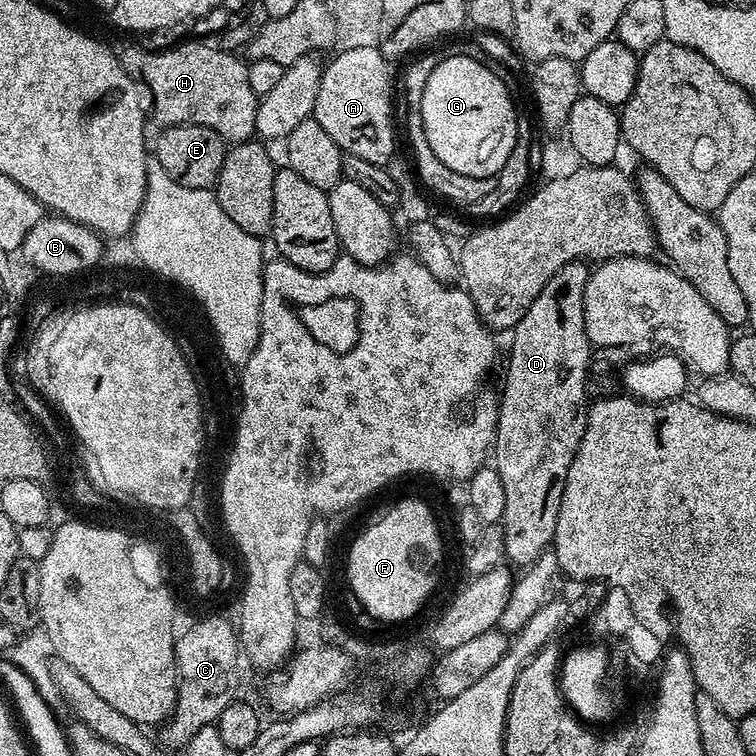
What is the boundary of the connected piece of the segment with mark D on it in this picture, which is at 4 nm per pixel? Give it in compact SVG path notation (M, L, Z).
M583 259L571 260L566 266L562 266L562 270L558 270L554 274L554 278L550 278L550 282L546 282L546 286L542 286L538 298L534 298L534 302L530 302L530 310L526 310L526 314L510 332L510 336L512 336L512 353L508 356L508 369L504 372L504 393L501 394L500 400L498 399L496 438L494 441L494 460L496 456L494 467L499 484L498 492L502 497L502 507L498 512L498 522L502 526L504 537L506 538L504 554L509 565L521 564L520 566L527 566L534 564L540 553L551 545L554 526L558 522L562 490L566 486L566 474L570 470L570 462L574 462L574 454L578 450L578 446L582 442L582 434L586 430L588 409L590 407L590 365L594 351L594 345L588 341L586 322L584 321L584 295L586 294L586 282L589 275L589 265Z

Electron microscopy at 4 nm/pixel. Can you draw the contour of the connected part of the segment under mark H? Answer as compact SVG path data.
M192 40L178 45L173 52L128 48L119 57L129 72L138 74L150 97L151 119L153 116L160 128L179 124L210 126L229 145L242 144L257 135L255 118L260 100L254 86L250 86L248 64L240 61L237 53L223 52L215 43L199 44Z

